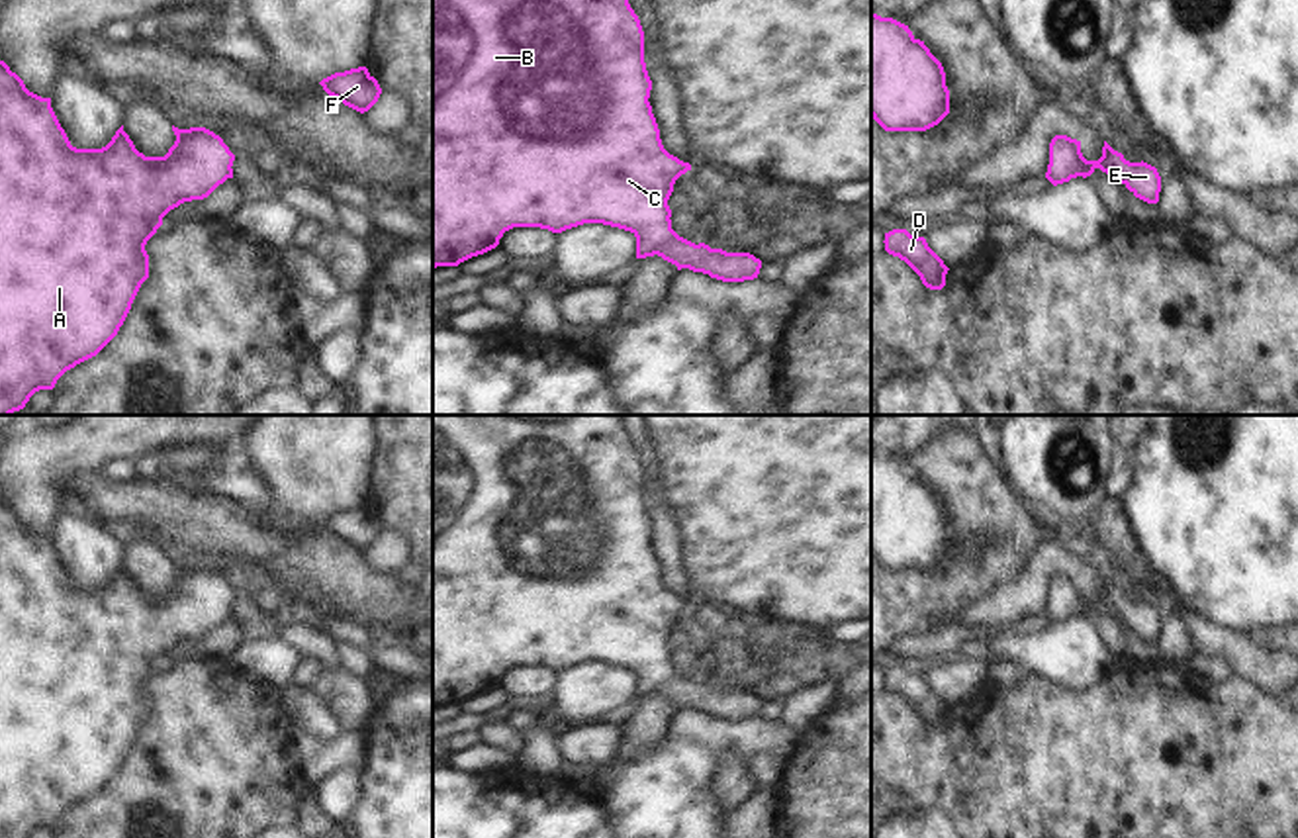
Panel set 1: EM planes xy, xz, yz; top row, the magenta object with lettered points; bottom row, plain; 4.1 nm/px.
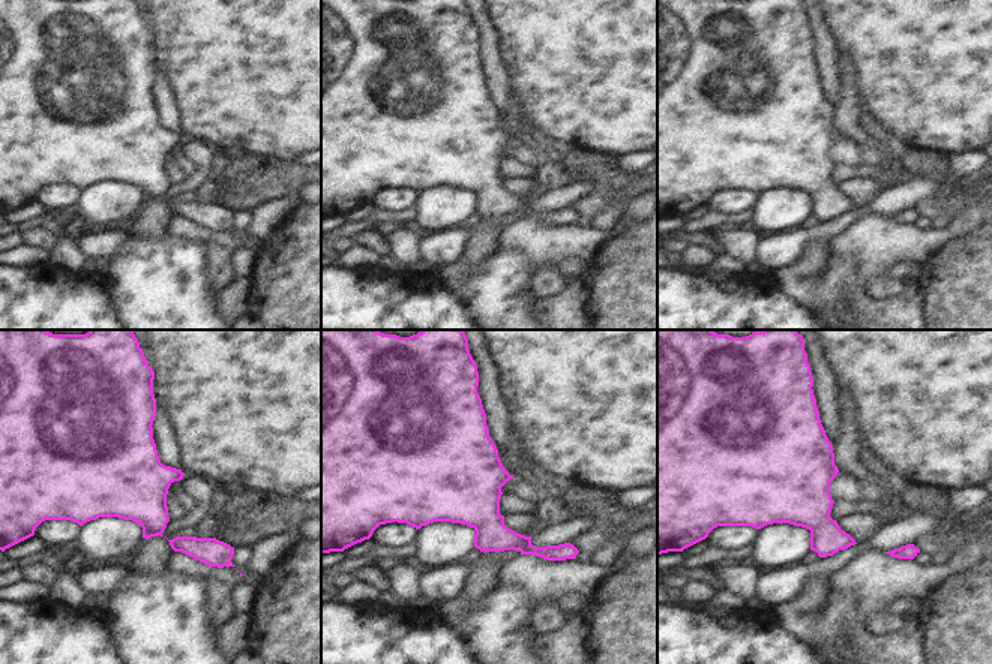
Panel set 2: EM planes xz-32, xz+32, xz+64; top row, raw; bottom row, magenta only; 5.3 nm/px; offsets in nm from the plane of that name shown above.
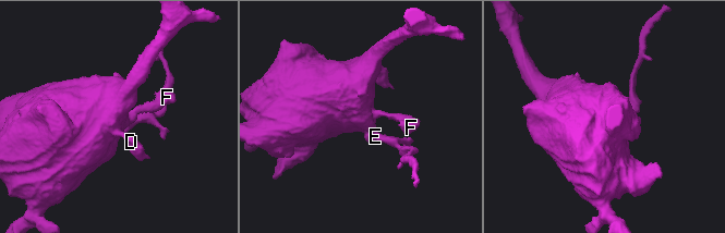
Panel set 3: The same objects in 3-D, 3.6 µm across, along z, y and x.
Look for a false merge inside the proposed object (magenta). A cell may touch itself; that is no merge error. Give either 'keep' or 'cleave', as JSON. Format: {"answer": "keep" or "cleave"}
{"answer": "keep"}

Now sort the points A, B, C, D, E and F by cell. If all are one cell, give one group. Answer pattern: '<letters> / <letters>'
A B C D E F

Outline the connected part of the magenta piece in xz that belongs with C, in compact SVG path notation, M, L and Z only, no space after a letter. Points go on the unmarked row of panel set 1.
M433 415L433 707L458 705L499 683L513 666L540 666L552 672L583 662L603 662L630 670L636 675L636 697L662 695L681 707L709 713L722 721L754 719L762 699L750 691L726 691L705 681L691 681L672 668L668 638L675 619L691 609L689 601L670 593L660 578L660 568L648 540L652 519L644 501L644 470L628 442L628 433L619 415L568 415L546 425L519 421L511 415Z

